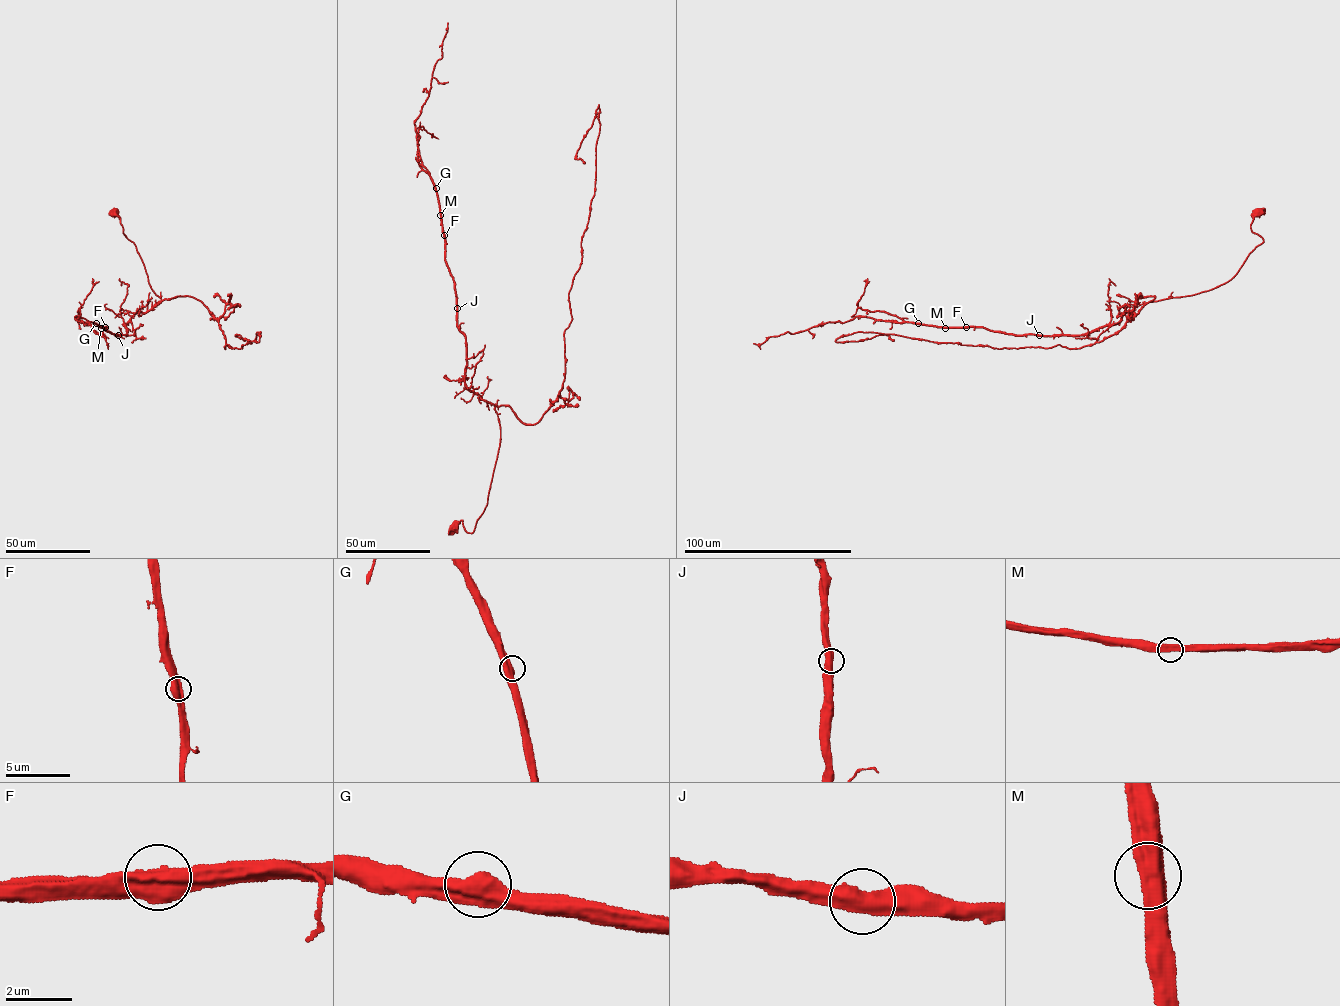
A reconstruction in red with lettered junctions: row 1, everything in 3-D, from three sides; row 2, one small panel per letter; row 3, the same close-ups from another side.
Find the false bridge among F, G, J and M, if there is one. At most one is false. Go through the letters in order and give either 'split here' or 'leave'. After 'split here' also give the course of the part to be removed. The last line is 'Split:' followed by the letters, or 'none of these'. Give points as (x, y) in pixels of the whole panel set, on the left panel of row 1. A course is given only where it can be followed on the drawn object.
F: leave
G: leave
J: leave
M: leave
Split: none of these

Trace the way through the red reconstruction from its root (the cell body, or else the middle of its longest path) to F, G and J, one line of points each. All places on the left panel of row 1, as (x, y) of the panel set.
F: (115, 211), (161, 300), (133, 316), (125, 324), (126, 335), (117, 336), (105, 327)
G: (115, 211), (161, 300), (133, 316), (125, 324), (126, 335), (117, 336), (96, 323)
J: (115, 211), (124, 235), (135, 245), (151, 287), (161, 298), (125, 324), (126, 335), (118, 335)

